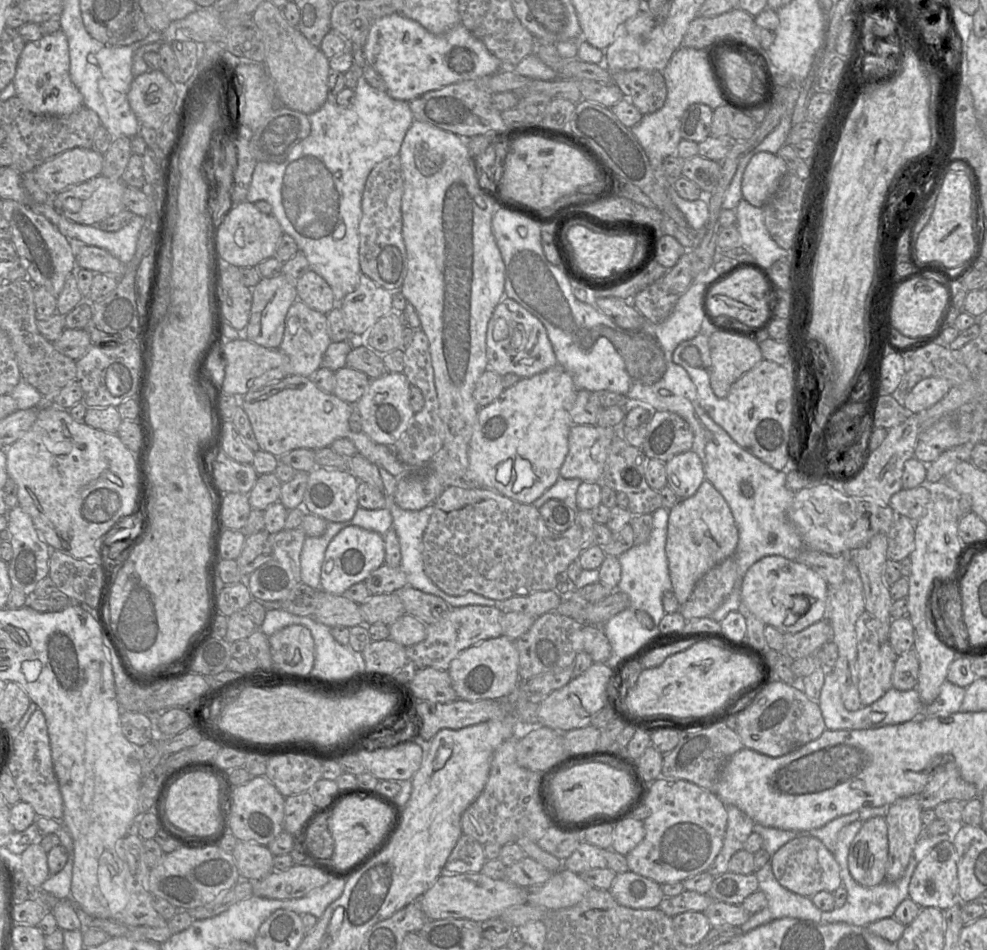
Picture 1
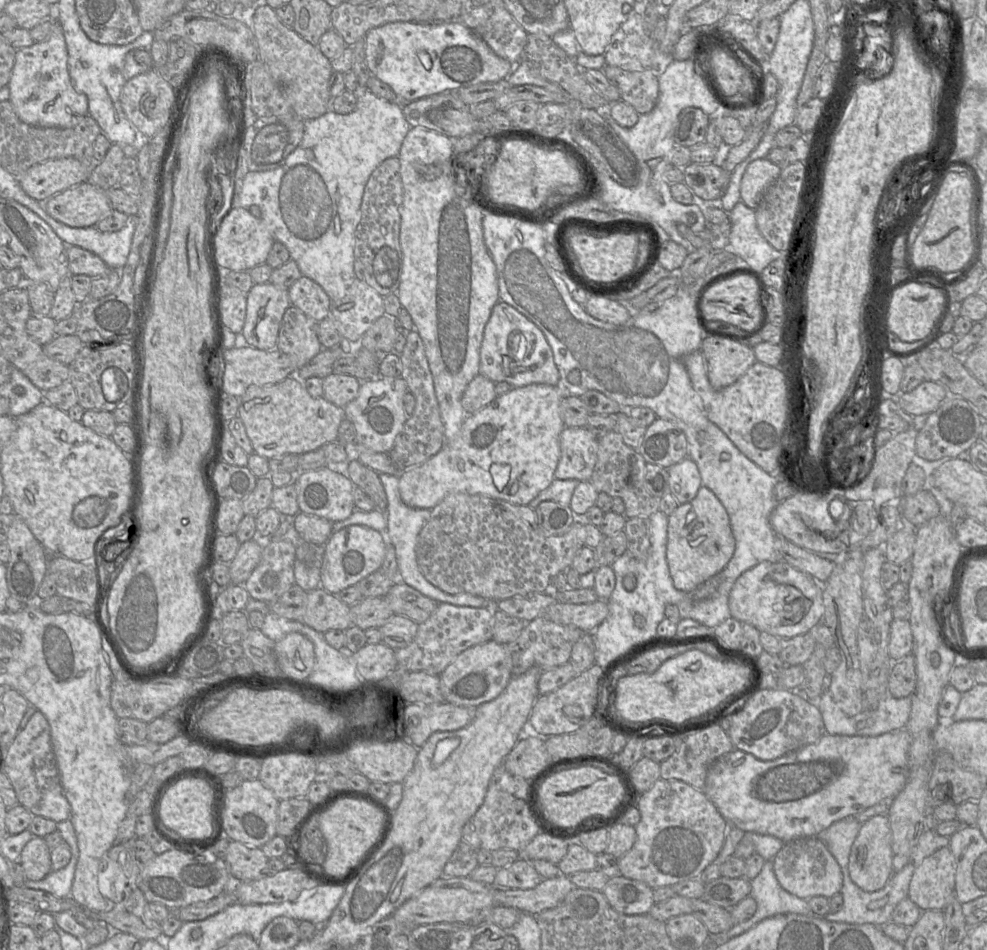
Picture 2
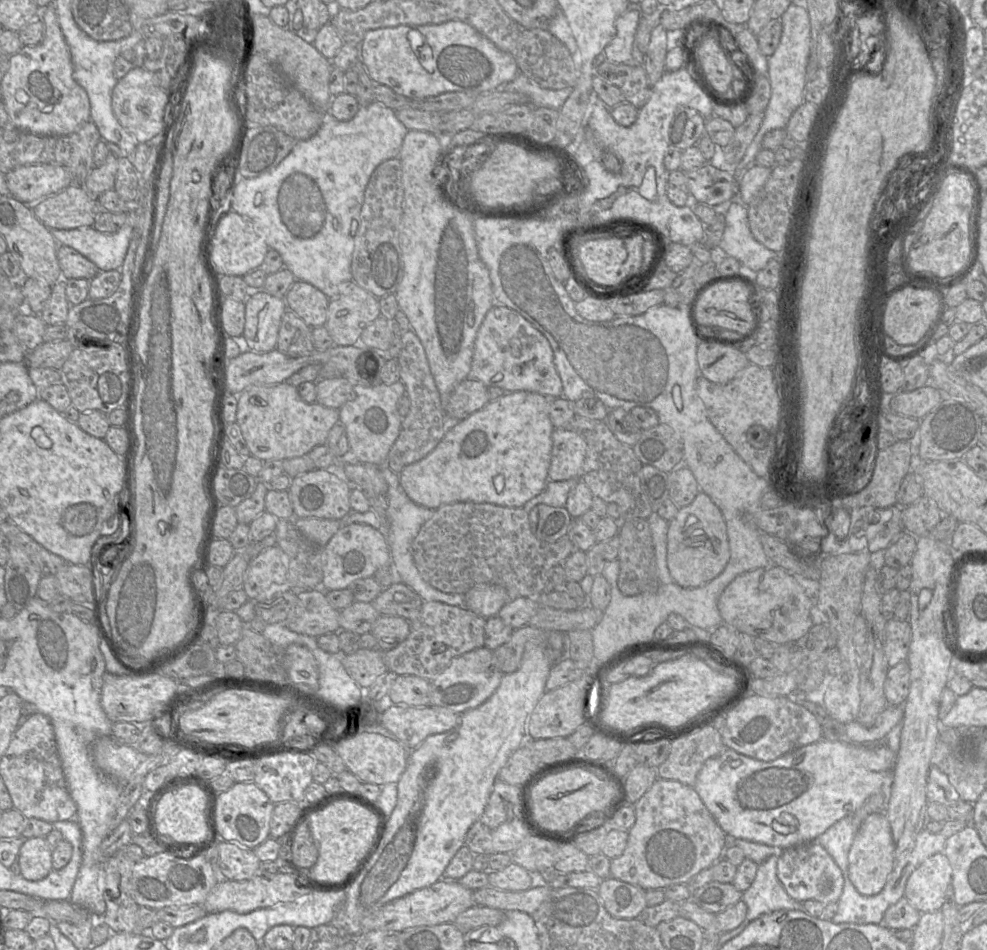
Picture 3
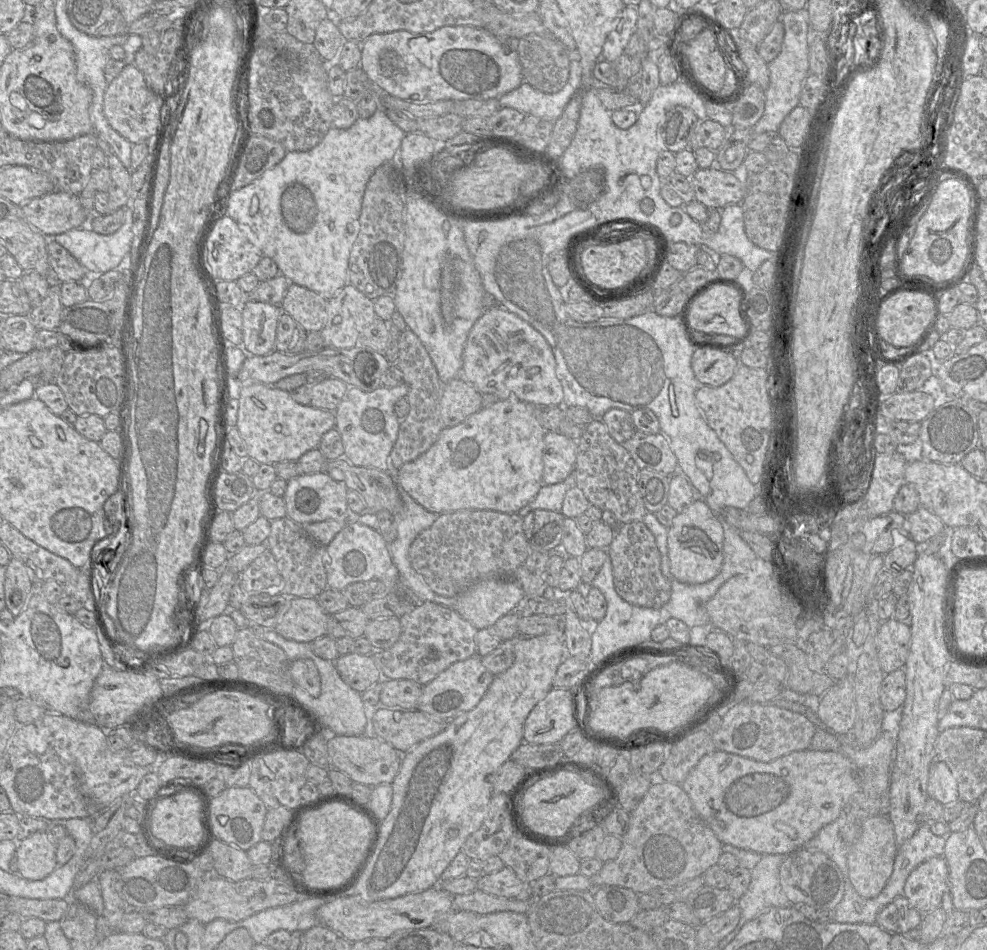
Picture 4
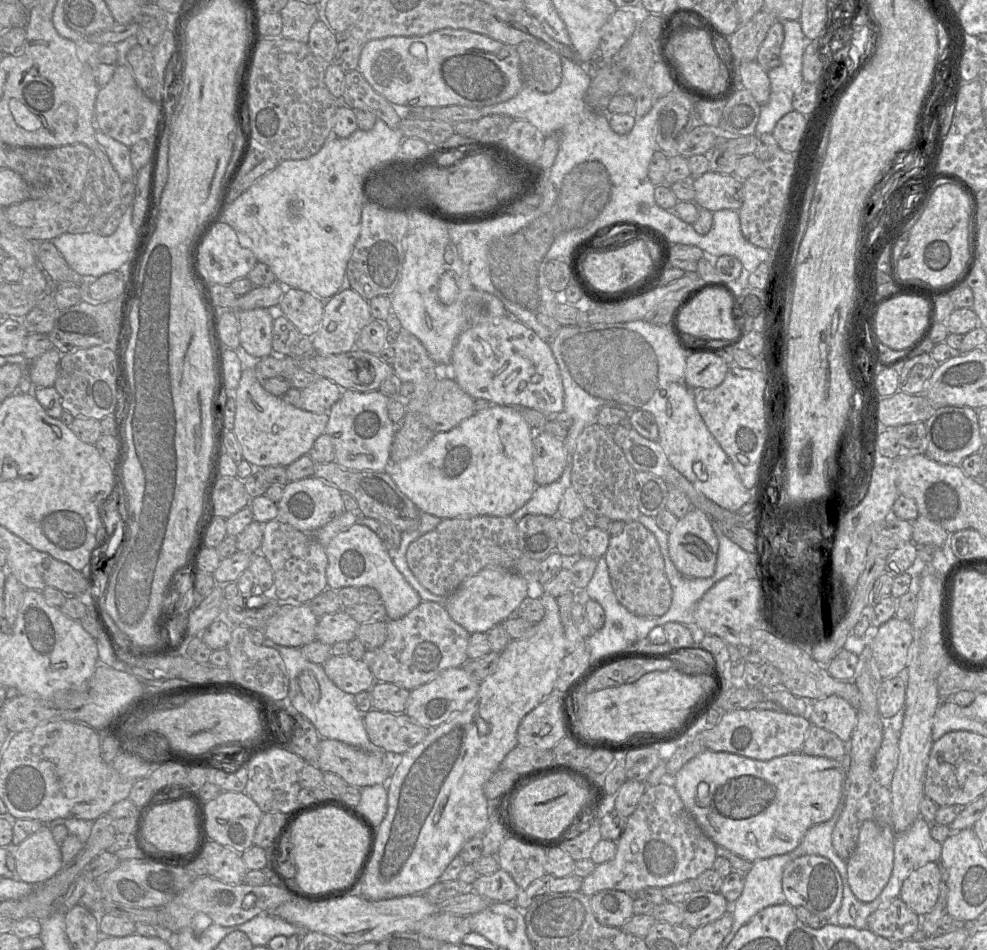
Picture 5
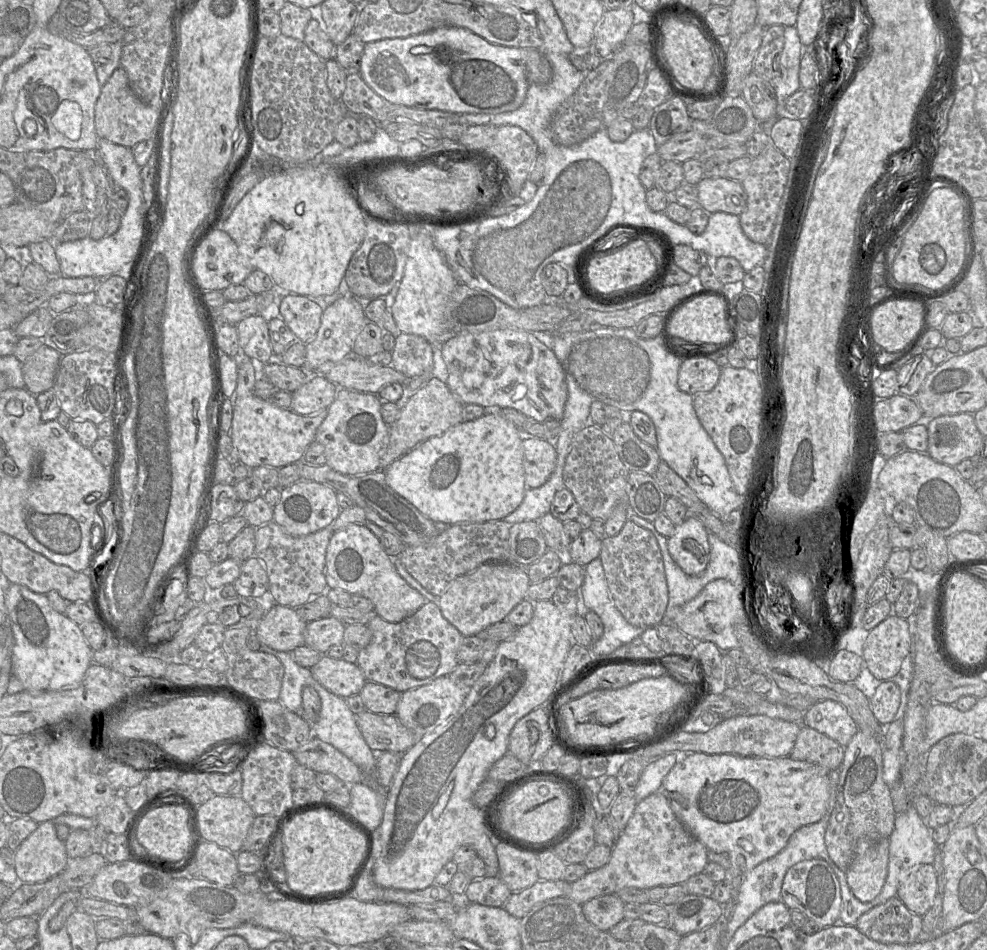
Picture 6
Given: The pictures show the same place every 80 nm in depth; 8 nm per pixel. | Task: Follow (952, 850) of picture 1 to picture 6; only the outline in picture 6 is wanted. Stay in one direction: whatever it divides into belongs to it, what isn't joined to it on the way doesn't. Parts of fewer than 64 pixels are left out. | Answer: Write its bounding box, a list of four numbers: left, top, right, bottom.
[897,864,937,916]

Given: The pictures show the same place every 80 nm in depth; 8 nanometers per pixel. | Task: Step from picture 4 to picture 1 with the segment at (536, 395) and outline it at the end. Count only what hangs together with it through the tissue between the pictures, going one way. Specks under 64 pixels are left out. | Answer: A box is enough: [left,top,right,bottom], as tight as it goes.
[486,296,557,378]

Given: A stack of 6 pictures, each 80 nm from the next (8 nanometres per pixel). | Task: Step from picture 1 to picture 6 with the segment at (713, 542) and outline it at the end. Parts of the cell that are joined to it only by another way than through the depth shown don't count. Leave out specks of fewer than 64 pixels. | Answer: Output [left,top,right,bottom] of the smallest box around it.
[668,517,710,575]

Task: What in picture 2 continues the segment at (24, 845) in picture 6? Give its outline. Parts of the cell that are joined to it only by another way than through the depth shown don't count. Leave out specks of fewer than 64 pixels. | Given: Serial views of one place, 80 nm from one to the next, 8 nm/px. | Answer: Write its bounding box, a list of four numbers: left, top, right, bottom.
[20,836,51,881]

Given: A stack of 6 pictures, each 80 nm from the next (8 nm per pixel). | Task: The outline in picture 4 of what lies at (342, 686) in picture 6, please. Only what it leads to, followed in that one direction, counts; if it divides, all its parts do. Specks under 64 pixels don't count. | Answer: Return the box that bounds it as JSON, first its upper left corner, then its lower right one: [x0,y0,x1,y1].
[334,655,383,693]

